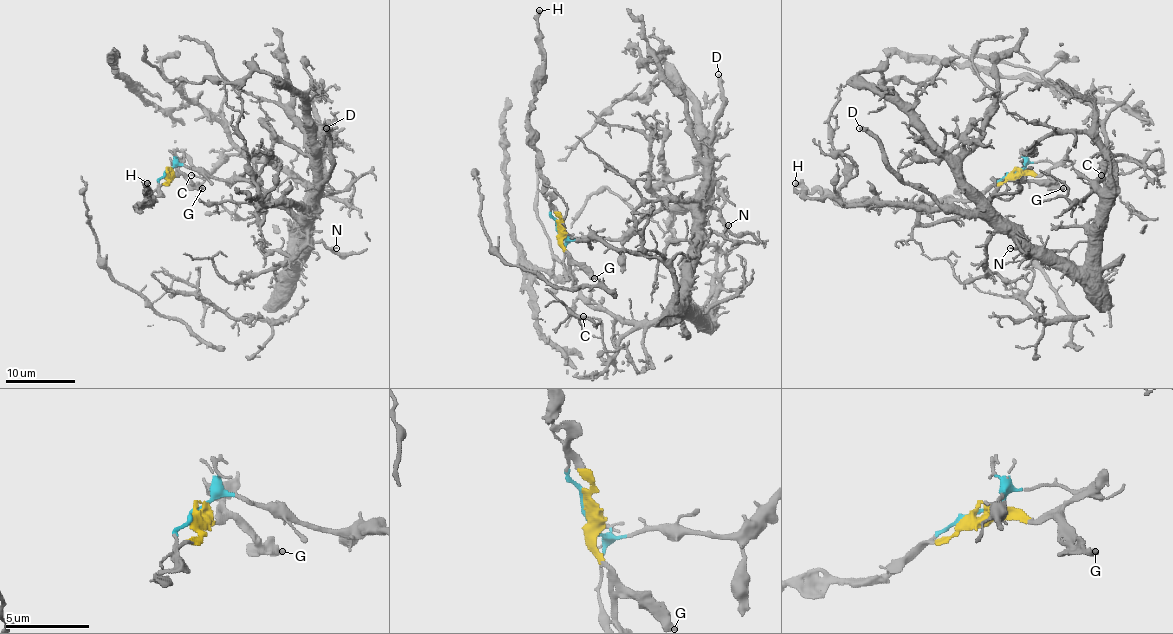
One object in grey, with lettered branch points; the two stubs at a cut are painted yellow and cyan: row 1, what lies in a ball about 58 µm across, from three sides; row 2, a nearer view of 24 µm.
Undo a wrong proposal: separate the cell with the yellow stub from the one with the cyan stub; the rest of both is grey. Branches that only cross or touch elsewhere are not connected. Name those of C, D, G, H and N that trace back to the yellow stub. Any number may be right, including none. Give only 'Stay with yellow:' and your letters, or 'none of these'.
Stay with yellow: G, H

